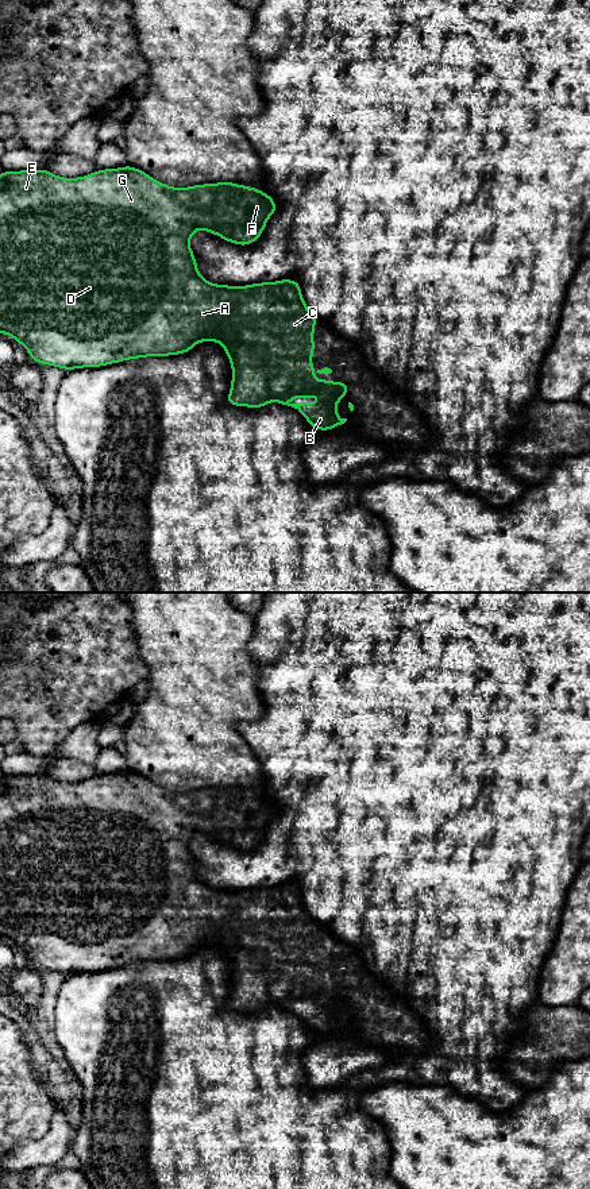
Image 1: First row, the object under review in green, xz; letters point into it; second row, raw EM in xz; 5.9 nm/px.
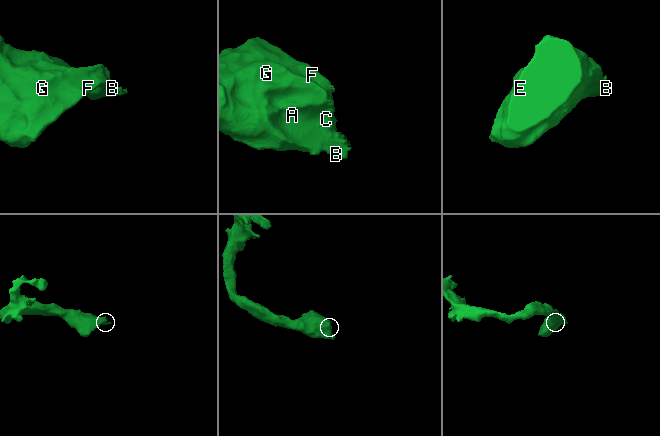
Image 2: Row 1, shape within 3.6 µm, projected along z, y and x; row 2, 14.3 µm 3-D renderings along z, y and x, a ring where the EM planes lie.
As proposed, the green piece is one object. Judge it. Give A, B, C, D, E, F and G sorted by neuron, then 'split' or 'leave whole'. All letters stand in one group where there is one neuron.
A B C D E F G | leave whole

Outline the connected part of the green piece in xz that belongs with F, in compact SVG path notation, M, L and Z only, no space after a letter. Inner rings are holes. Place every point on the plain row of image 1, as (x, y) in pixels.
M130 769L117 773L96 775L92 779L77 783L58 781L45 772L19 776L4 775L0 779L0 938L9 939L16 947L20 947L38 969L49 969L68 976L84 972L101 972L130 964L180 960L189 957L200 946L216 946L224 951L231 966L232 985L227 1000L230 1010L258 1014L274 1005L297 1014L317 1035L333 1034L347 1026L347 1023L338 1020L336 1007L347 999L348 988L316 985L313 983L315 976L311 964L315 957L313 937L317 922L306 912L300 888L293 884L246 891L211 888L198 877L194 858L189 850L189 845L197 834L211 837L238 850L248 850L259 844L266 833L267 823L275 817L275 806L267 798L252 791L238 790L235 787L216 787L173 792ZM313 999L320 1001L317 1008L288 1007L292 1001L309 1003Z

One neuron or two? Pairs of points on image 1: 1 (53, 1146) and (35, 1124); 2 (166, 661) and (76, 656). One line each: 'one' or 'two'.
1: two
2: two

